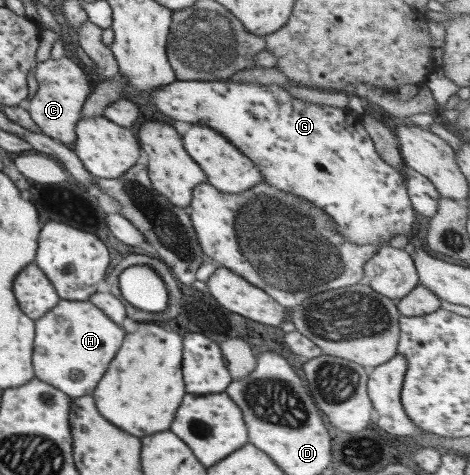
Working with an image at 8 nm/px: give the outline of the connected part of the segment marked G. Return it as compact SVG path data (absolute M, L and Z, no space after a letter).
M176 80L151 93L140 94L141 101L173 120L201 123L222 134L259 169L262 179L287 193L304 197L318 206L329 220L336 224L335 231L356 245L388 245L388 240L407 234L411 223L418 219L412 209L400 169L387 165L379 155L363 126L361 115L353 115L347 108L334 108L293 98L284 85L257 84L230 81Z

